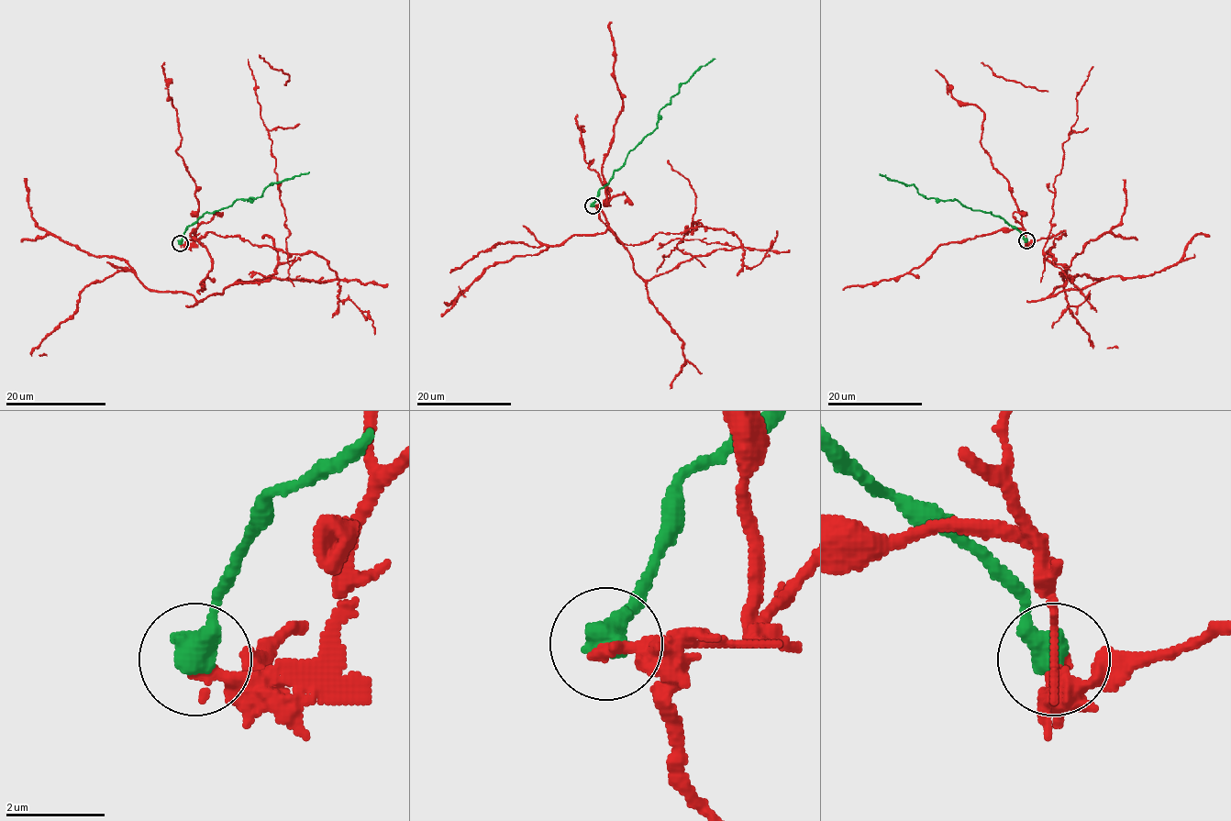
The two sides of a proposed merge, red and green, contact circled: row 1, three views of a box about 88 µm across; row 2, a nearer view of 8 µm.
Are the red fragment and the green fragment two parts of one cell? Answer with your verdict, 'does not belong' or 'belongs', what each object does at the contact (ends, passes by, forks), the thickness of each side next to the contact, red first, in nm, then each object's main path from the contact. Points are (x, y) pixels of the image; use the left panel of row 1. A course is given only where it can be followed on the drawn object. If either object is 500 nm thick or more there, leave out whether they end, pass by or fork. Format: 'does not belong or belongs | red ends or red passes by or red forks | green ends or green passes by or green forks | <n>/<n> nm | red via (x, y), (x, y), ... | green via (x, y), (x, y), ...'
does not belong | 320/650 nm | red via (181, 243), (317, 253), (336, 277), (158, 292), (36, 224), (24, 178) | green via (181, 243), (185, 229), (205, 213), (227, 208), (239, 199), (258, 198), (271, 184), (309, 171)

